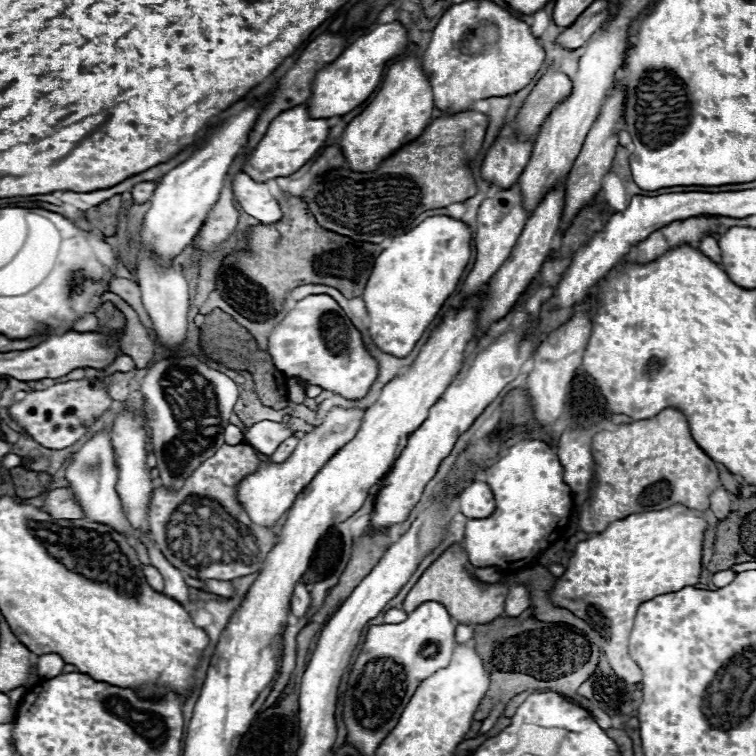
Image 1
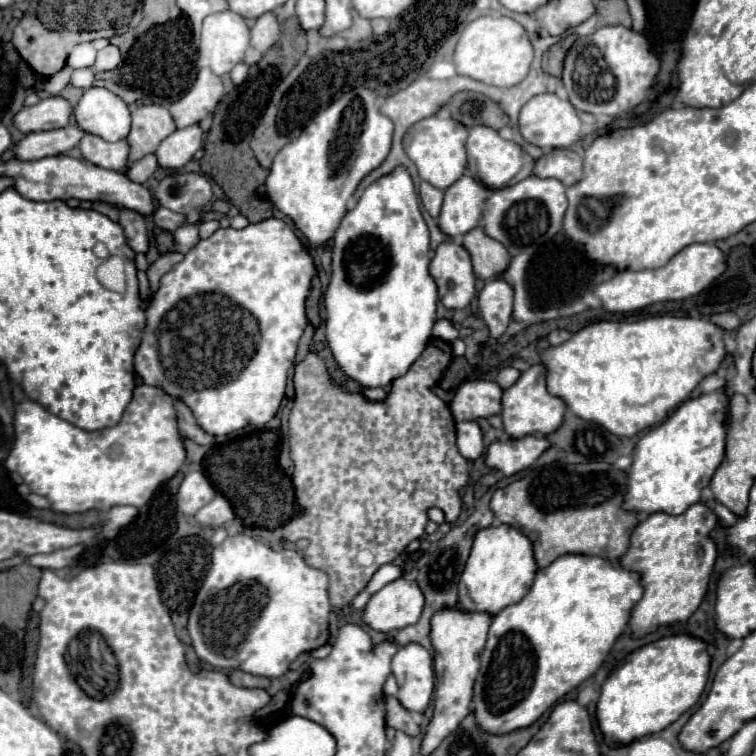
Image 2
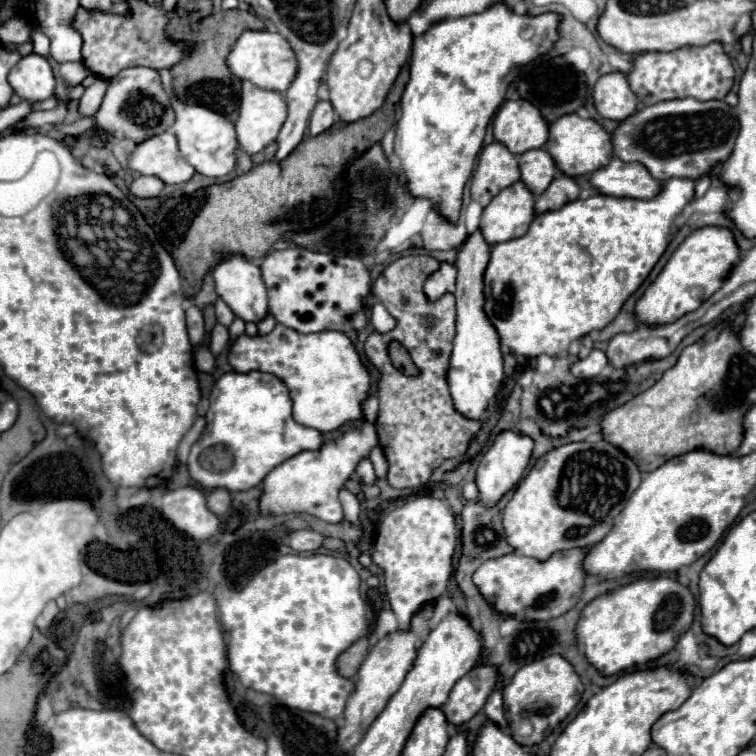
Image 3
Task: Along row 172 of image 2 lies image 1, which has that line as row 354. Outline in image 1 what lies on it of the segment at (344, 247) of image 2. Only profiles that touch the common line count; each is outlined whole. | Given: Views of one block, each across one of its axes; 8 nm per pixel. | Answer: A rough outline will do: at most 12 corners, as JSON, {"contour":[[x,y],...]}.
{"contour":[[432,216],[376,258],[368,334],[406,358],[470,260]]}

